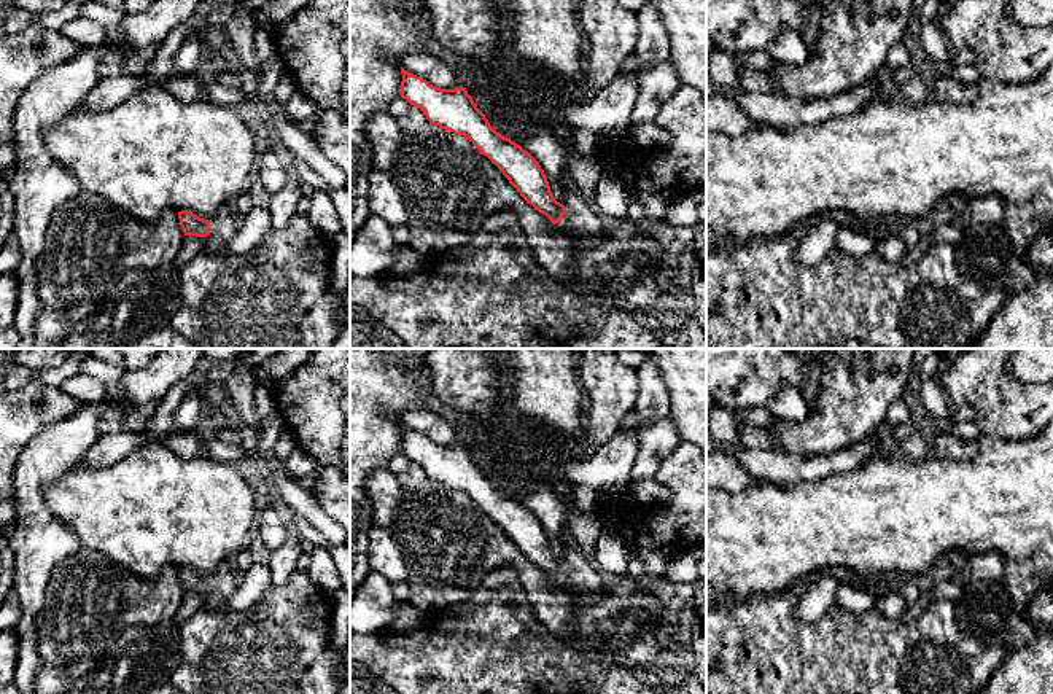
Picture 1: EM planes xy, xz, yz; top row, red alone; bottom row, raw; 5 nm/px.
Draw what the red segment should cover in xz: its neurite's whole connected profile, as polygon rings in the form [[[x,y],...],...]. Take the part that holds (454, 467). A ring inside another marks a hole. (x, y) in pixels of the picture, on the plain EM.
[[[402,423],[401,430],[401,454],[420,465],[429,481],[464,492],[539,570],[554,581],[558,579],[561,586],[584,589],[587,603],[600,602],[608,595],[603,592],[604,576],[595,563],[574,544],[566,548],[561,560],[557,559],[539,519],[490,482],[466,444],[441,446]]]

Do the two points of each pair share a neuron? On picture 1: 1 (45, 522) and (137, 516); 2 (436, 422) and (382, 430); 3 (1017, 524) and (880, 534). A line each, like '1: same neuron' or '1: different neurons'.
1: different neurons
2: different neurons
3: same neuron

